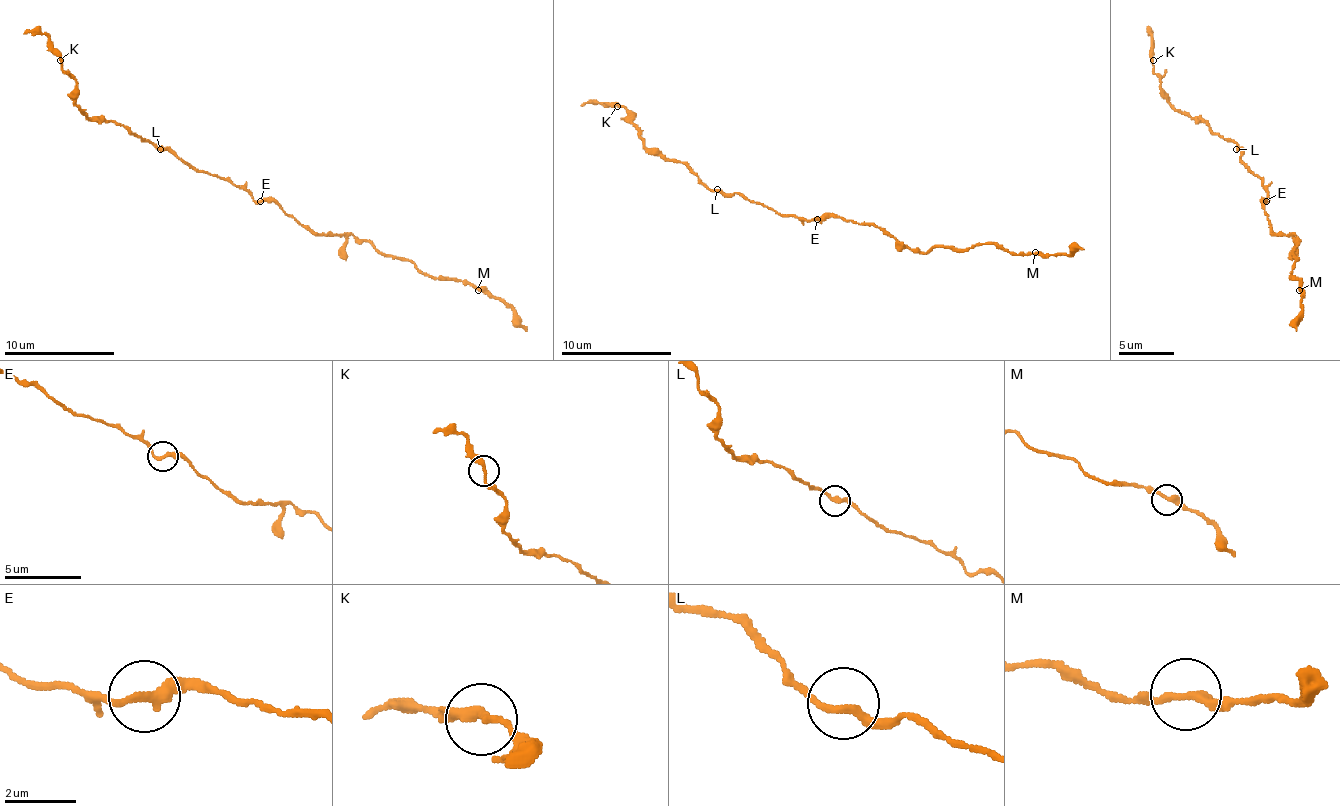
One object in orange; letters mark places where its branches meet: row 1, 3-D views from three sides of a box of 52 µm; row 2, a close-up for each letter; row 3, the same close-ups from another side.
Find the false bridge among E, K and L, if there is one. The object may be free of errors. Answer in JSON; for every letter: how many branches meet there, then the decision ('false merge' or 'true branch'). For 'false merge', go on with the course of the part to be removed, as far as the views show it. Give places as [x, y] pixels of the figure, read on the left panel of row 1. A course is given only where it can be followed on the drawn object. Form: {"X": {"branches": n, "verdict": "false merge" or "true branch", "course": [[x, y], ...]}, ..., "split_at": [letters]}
{"E": {"branches": 2, "verdict": "true branch"}, "K": {"branches": 2, "verdict": "true branch"}, "L": {"branches": 2, "verdict": "true branch"}, "split_at": []}

